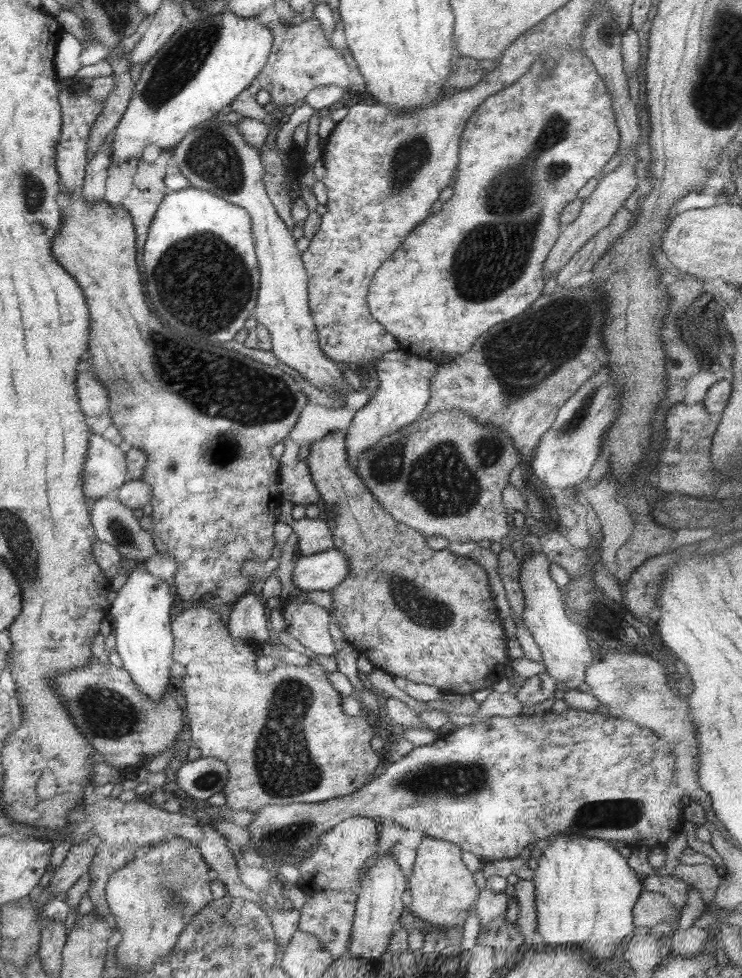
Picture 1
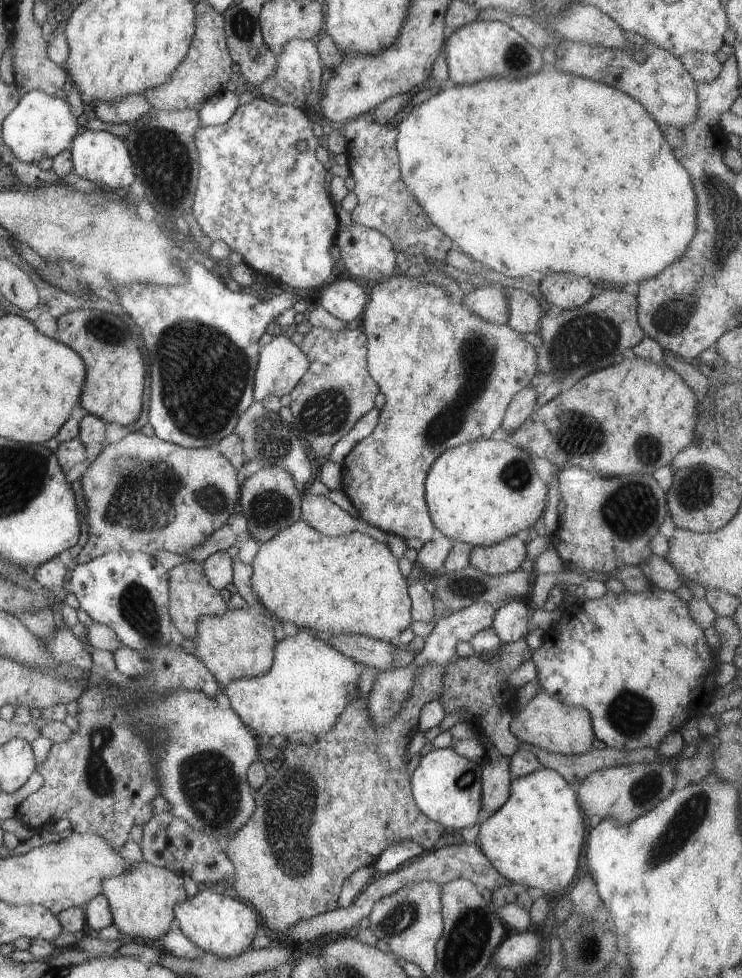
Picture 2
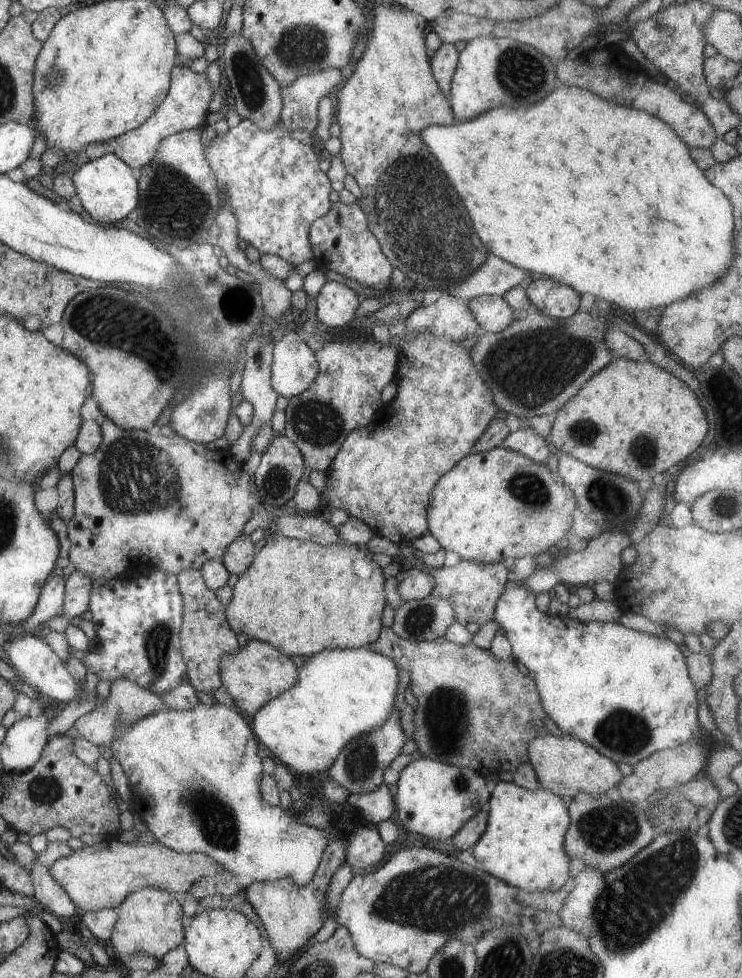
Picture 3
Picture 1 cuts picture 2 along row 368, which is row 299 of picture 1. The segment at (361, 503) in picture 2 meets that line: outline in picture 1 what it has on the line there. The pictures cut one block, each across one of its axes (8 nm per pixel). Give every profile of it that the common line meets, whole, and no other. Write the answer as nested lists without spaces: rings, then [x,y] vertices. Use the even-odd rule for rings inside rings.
[[[552,46],[542,52],[542,56],[530,66],[525,74],[507,88],[486,98],[485,102],[477,108],[477,112],[474,111],[469,116],[463,132],[460,134],[456,168],[457,180],[453,185],[453,194],[447,202],[441,205],[439,212],[429,214],[425,220],[409,232],[409,235],[401,241],[401,245],[397,247],[397,251],[393,252],[385,260],[385,263],[377,268],[368,286],[366,301],[370,316],[385,329],[385,332],[393,336],[404,354],[411,354],[431,361],[436,361],[442,356],[449,358],[461,356],[473,347],[475,338],[484,334],[488,328],[525,312],[525,309],[529,308],[529,305],[540,296],[544,284],[543,264],[560,236],[559,218],[563,208],[576,199],[577,190],[589,178],[597,176],[609,158],[619,149],[620,132],[615,126],[615,117],[607,90],[603,80],[595,72],[592,62],[582,54],[581,50],[570,48],[570,46],[567,48]]]

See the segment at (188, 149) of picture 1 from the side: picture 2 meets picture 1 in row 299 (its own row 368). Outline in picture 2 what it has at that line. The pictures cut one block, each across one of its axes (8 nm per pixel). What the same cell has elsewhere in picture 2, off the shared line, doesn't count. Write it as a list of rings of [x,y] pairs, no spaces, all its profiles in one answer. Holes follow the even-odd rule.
[[[289,332],[272,337],[258,352],[252,402],[269,396],[279,399],[283,394],[289,394],[307,367],[307,357],[289,339]]]

